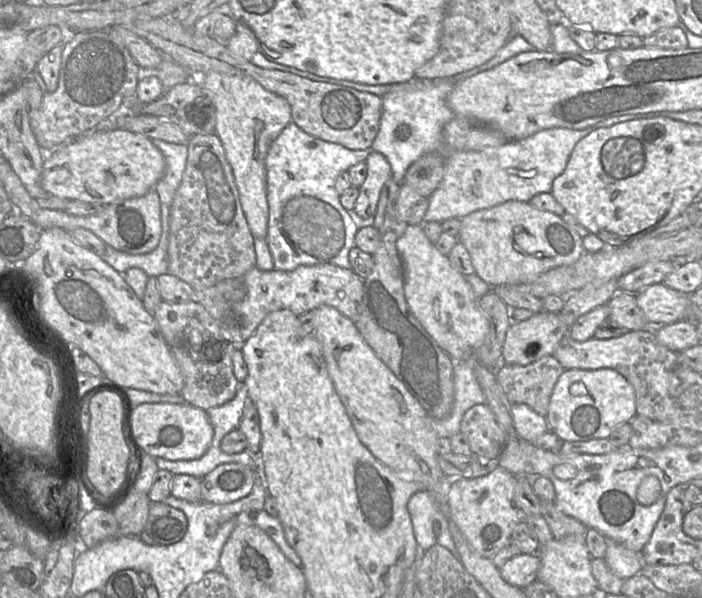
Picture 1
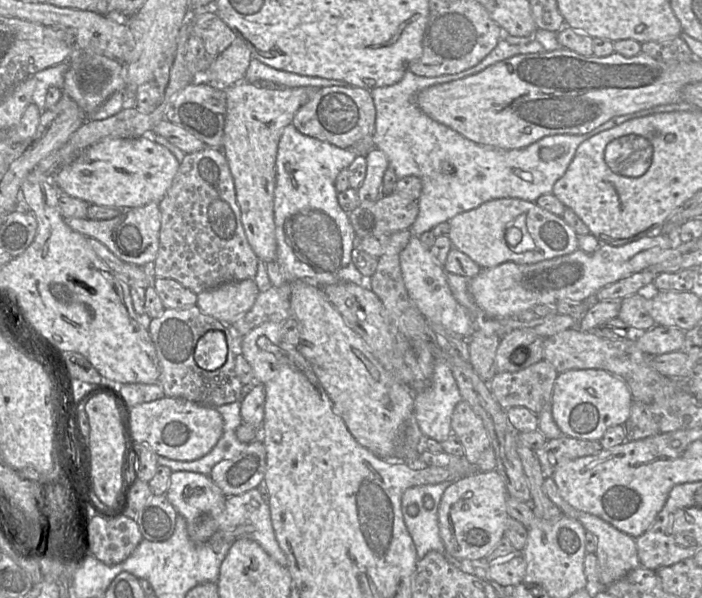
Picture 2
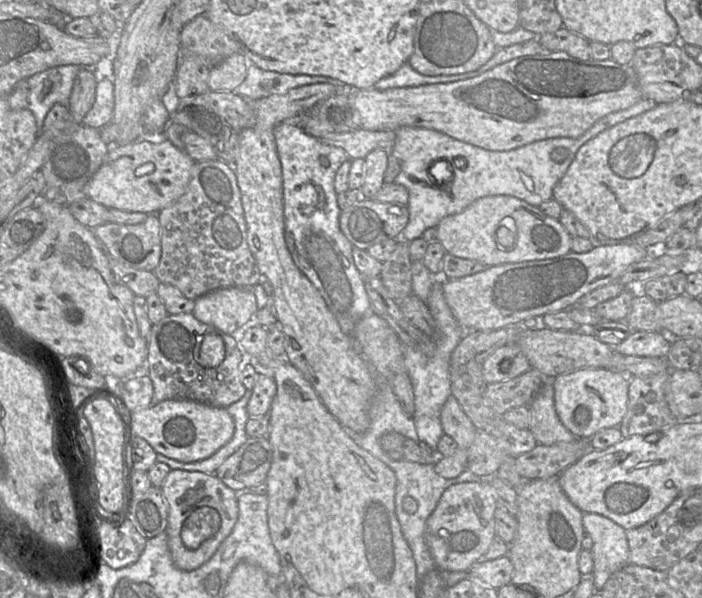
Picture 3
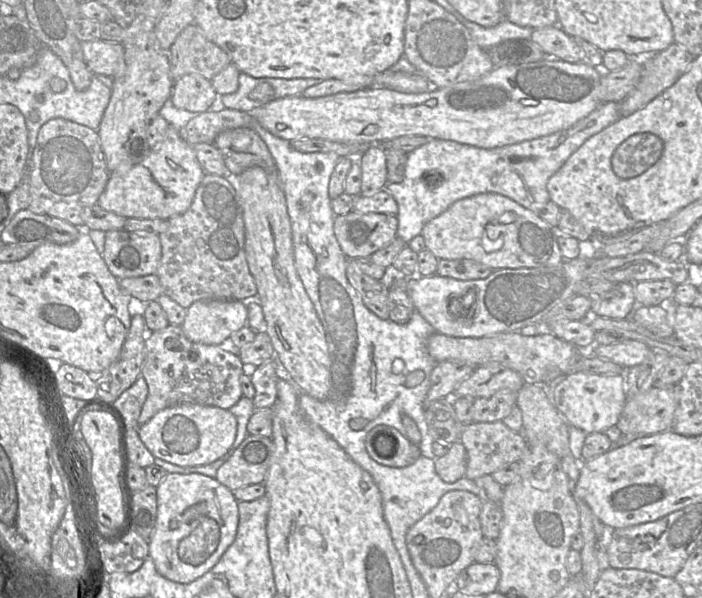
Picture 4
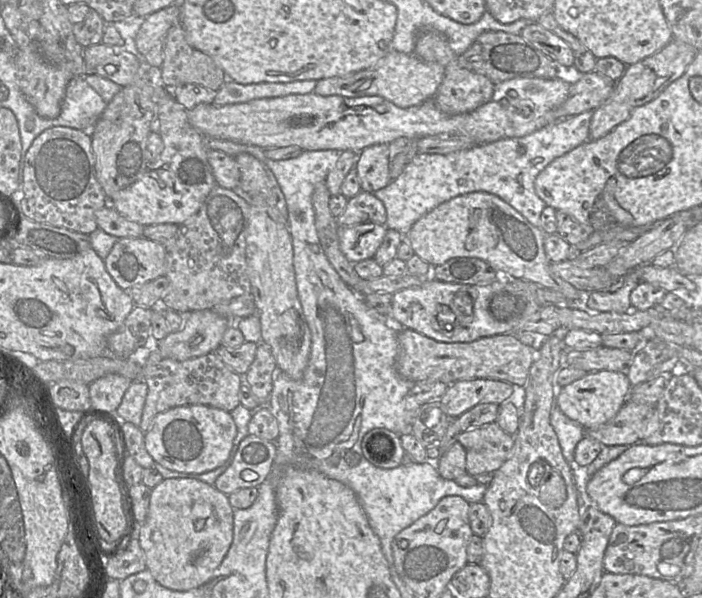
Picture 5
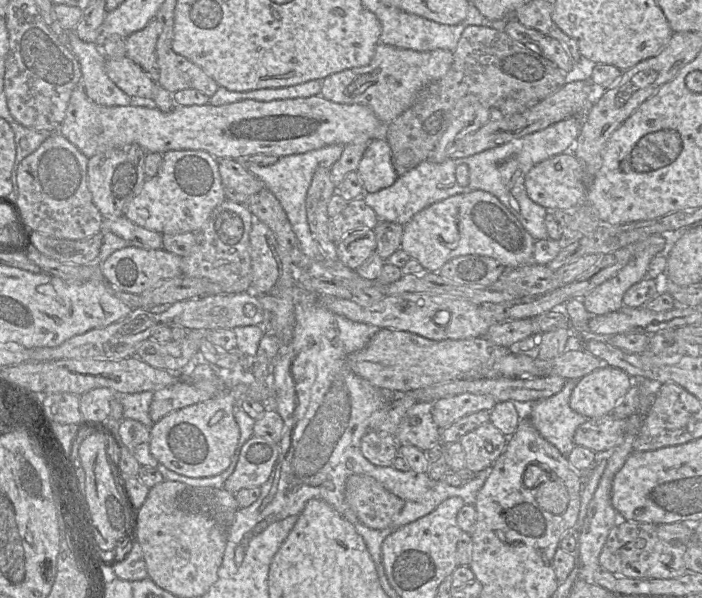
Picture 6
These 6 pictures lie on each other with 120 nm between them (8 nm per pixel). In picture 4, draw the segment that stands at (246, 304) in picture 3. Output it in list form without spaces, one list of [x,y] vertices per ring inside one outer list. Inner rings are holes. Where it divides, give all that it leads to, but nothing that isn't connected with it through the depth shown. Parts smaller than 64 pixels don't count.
[[[212,299],[191,304],[181,327],[193,343],[221,345],[247,322],[248,308],[243,301]]]

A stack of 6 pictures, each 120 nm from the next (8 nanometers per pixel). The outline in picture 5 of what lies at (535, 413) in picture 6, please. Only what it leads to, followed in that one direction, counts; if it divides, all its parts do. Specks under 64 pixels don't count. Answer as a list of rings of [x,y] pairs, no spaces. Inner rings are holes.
[[[556,401],[551,408],[550,423],[557,435],[565,459],[568,463],[574,464],[576,446],[586,435],[586,429],[580,423],[568,418]]]

